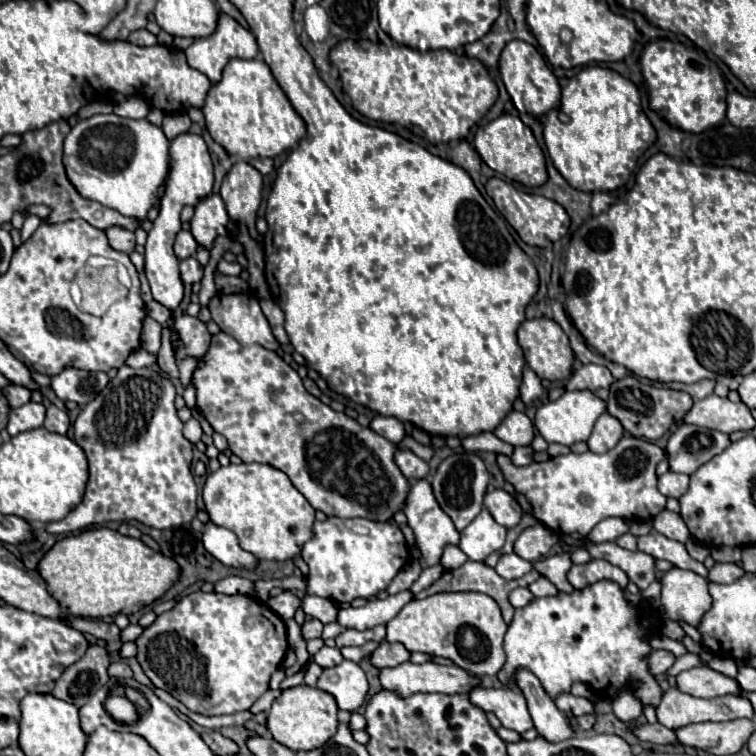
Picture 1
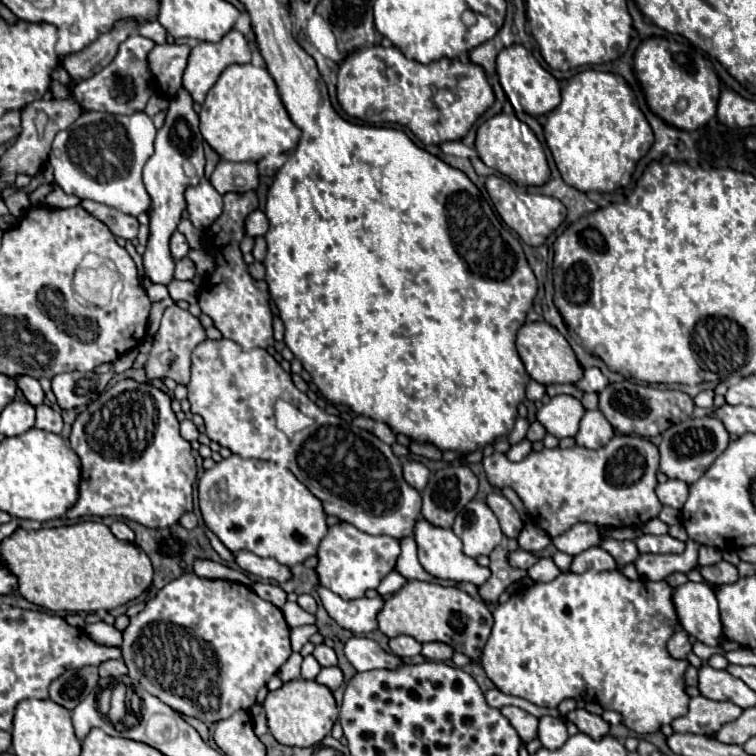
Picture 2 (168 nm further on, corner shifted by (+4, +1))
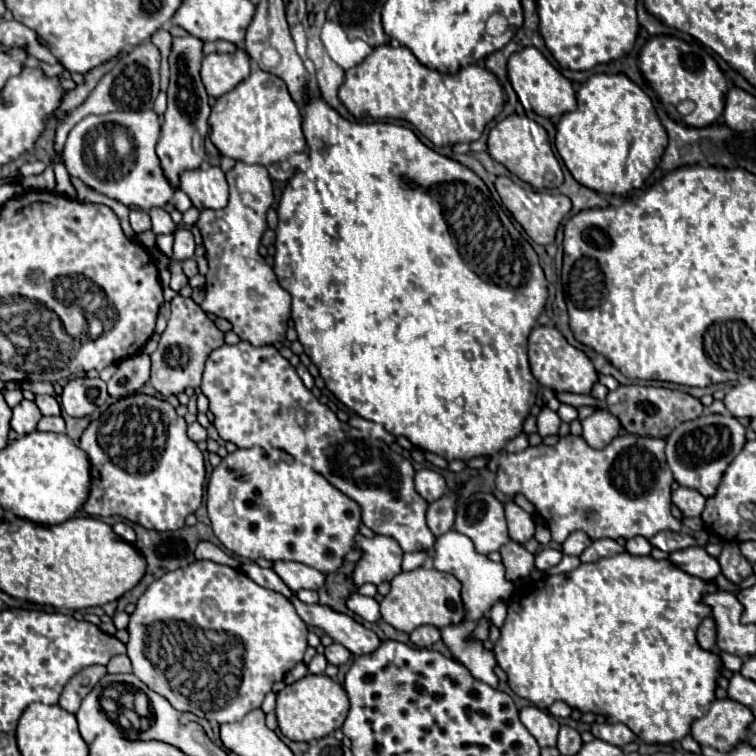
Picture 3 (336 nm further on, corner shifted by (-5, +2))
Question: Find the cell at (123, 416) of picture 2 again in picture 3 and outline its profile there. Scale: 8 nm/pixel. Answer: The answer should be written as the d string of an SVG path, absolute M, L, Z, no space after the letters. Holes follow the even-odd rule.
M145 394L117 400L87 426L81 436L81 448L91 460L91 494L83 506L87 514L121 516L147 530L167 532L183 528L187 514L193 514L202 504L206 481L203 453L187 438L185 420L177 416L175 408L165 400Z

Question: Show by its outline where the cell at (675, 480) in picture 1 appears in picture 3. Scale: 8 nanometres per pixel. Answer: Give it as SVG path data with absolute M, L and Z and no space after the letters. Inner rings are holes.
M677 488L673 492L673 504L683 512L683 518L693 518L693 516L701 516L705 498L697 490Z

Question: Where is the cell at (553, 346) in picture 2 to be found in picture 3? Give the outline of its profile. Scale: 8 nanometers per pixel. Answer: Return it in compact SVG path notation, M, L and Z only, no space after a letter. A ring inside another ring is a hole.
M537 326L529 336L529 366L533 376L545 388L555 392L573 392L573 394L589 394L593 384L597 382L597 372L593 362L577 348L573 348L555 328Z

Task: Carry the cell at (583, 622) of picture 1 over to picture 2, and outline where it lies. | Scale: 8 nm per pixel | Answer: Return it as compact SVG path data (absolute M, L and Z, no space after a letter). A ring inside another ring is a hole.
M586 571L582 575L576 573L562 573L560 577L556 577L550 583L536 583L530 589L522 589L520 593L516 591L508 603L498 605L498 609L494 609L494 627L492 627L492 635L484 647L482 653L482 667L486 671L486 675L492 679L492 683L506 695L514 695L514 697L522 697L538 707L558 707L558 703L566 697L574 697L574 699L584 699L584 701L596 701L598 705L602 705L602 709L612 709L622 713L624 717L624 725L634 729L636 733L654 733L660 729L660 725L670 723L672 719L680 717L686 713L688 707L688 695L684 693L684 681L682 675L688 667L688 661L684 659L672 659L666 651L666 641L670 639L670 635L674 633L674 627L678 625L676 613L674 613L674 605L672 605L672 587L666 585L664 581L648 581L648 579L638 579L638 581L630 581L626 579L620 571Z

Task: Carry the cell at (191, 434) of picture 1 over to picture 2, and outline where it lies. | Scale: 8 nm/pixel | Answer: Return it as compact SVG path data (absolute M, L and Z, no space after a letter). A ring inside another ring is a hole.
M184 419L184 421L180 423L180 435L182 435L186 441L194 441L194 439L198 439L198 429L196 429L196 425L194 425L192 421Z

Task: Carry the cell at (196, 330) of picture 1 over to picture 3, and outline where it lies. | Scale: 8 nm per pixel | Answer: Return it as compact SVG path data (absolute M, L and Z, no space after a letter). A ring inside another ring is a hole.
M175 296L171 300L171 318L165 332L161 334L159 348L151 354L151 384L163 396L177 396L185 388L199 388L205 360L213 350L225 344L223 332L215 326L213 320L201 310L193 298Z

